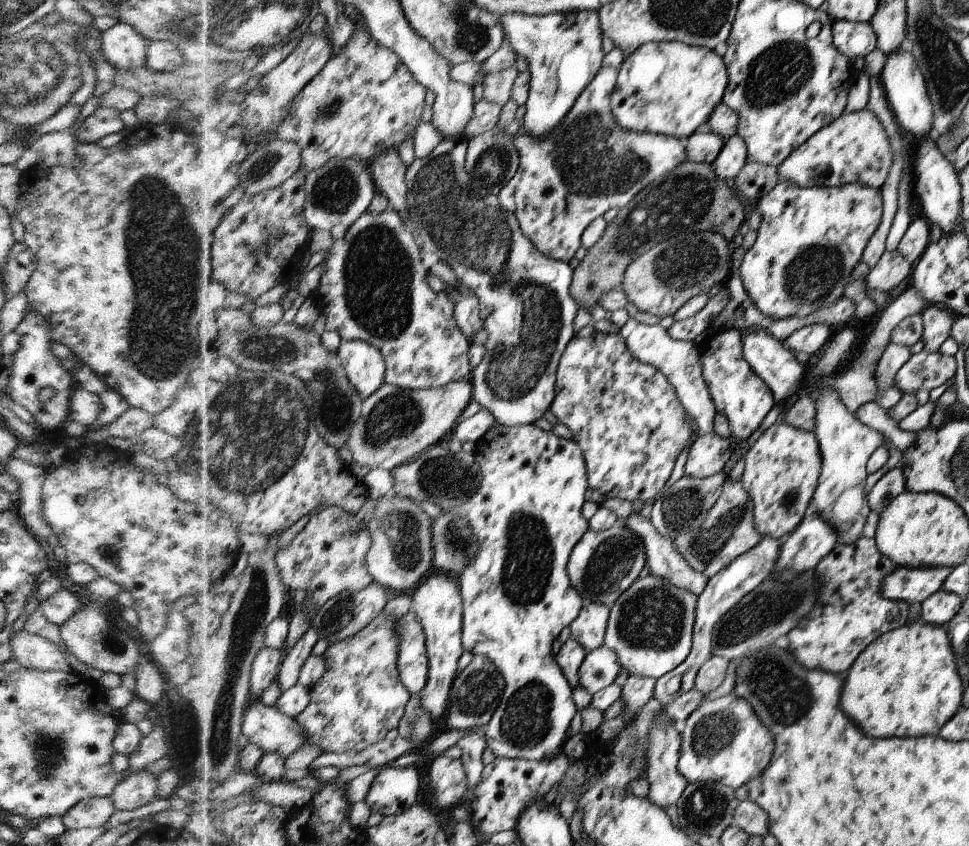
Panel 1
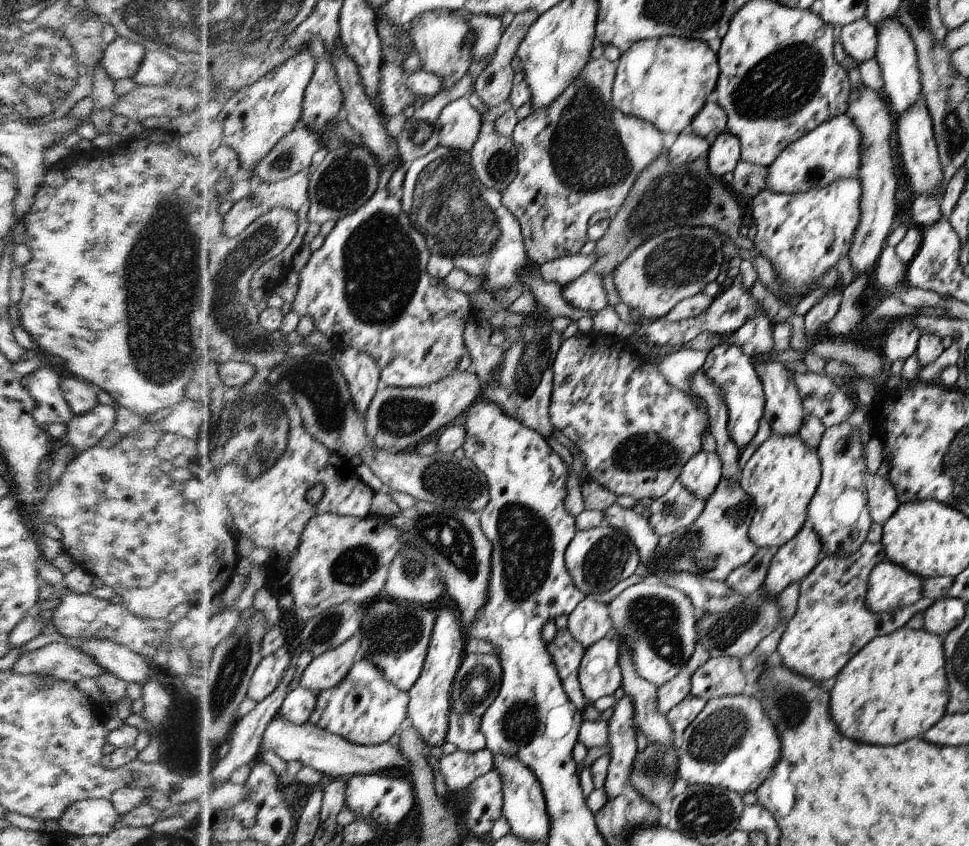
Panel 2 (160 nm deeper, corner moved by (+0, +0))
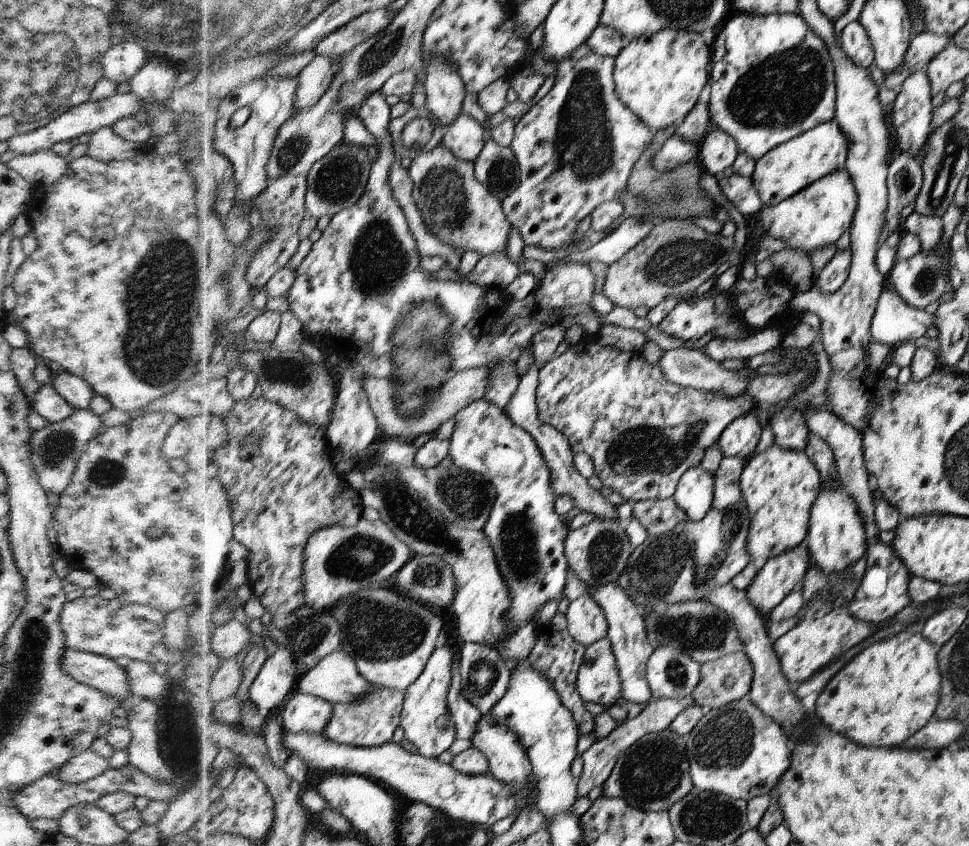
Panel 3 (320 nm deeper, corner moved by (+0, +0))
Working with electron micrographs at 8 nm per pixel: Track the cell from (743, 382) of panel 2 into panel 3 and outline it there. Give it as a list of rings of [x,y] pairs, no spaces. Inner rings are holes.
[[[754,410],[732,421],[719,438],[718,444],[724,457],[738,457],[746,462],[748,456],[752,456],[762,432],[760,422],[752,413]]]

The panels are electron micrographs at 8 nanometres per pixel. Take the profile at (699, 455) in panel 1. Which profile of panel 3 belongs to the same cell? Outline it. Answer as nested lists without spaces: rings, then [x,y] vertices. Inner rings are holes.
[[[702,467],[688,469],[673,494],[674,502],[693,523],[702,520],[712,508],[714,477]]]

